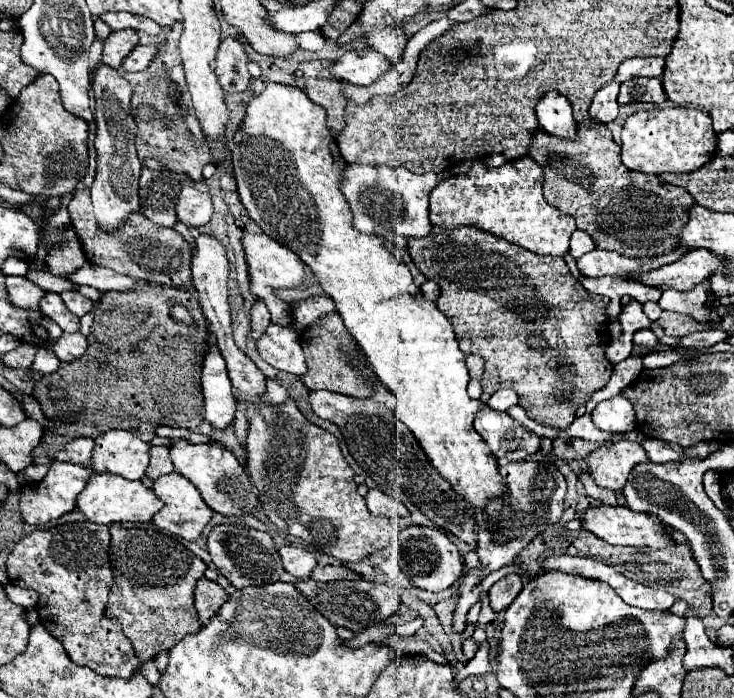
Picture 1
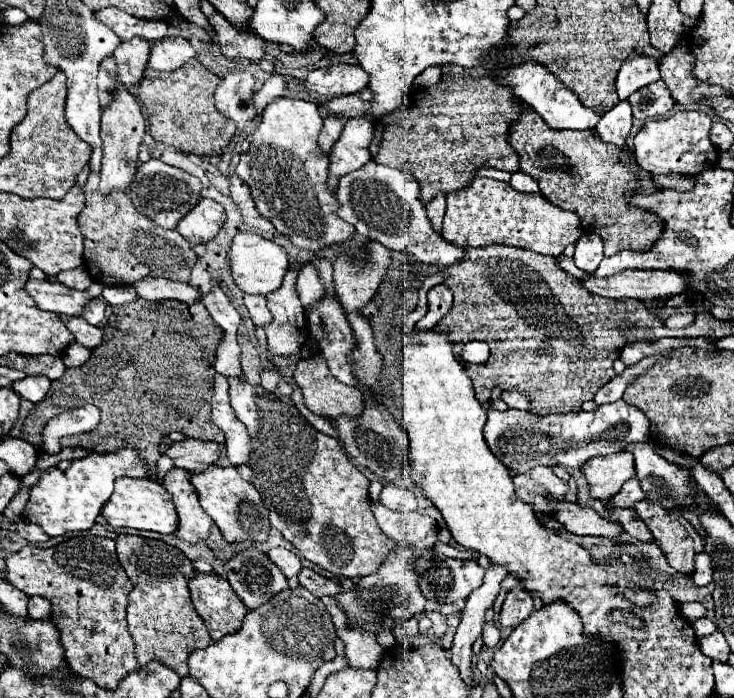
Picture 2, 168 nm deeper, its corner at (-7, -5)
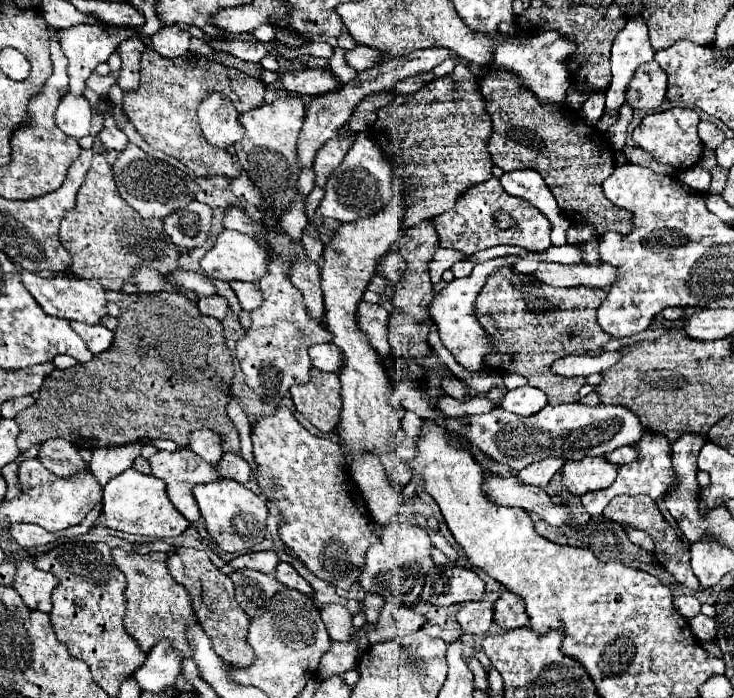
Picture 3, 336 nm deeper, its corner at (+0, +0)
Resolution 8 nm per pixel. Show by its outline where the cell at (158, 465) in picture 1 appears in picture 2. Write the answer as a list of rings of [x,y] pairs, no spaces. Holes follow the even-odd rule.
[[[185,439],[181,443],[173,443],[165,451],[165,455],[171,457],[177,467],[195,473],[195,471],[203,471],[203,467],[211,467],[217,463],[219,445],[199,439]]]

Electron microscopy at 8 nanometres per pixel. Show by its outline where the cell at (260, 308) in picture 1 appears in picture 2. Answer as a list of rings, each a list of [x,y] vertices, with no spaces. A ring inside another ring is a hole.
[[[243,295],[245,299],[245,307],[249,311],[249,317],[253,319],[255,325],[267,325],[271,323],[271,313],[267,309],[267,299],[263,295]]]

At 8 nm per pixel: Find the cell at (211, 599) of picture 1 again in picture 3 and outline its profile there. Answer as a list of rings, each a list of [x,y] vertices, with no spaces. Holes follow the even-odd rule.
[[[176,548],[174,554],[168,554],[168,570],[172,578],[188,590],[196,618],[206,636],[212,640],[214,652],[234,666],[248,666],[248,662],[252,662],[254,658],[252,648],[246,642],[246,630],[250,620],[234,598],[232,580],[224,572],[220,572],[202,550],[190,548]]]

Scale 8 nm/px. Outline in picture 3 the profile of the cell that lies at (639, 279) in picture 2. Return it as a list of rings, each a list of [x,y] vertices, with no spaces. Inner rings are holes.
[[[518,260],[514,270],[520,274],[532,274],[550,286],[590,286],[590,288],[610,288],[618,278],[618,268],[612,264],[552,264],[536,260]]]

